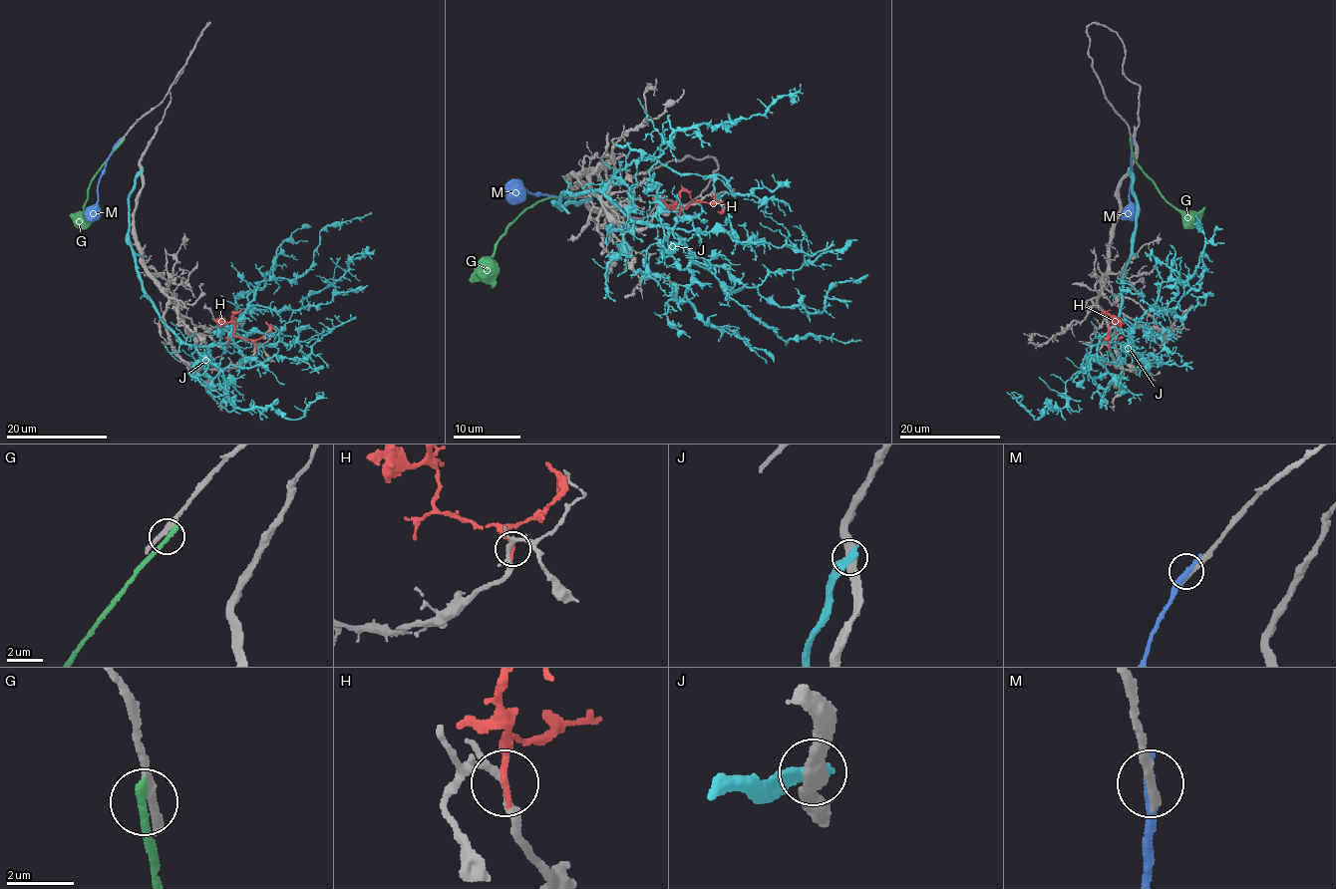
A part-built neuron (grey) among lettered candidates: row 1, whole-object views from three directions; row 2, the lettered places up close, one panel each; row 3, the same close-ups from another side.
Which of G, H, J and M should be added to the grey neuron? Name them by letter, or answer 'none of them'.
none of them

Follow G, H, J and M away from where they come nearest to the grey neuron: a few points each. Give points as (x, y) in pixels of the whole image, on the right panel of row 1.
G: (1130, 141), (1136, 163), (1164, 197), (1173, 206), (1202, 215)
H: (1108, 347), (1111, 340), (1116, 338), (1115, 334), (1121, 324), (1104, 313), (1111, 310)
J: (1129, 170), (1137, 231), (1119, 344), (1131, 345), (1163, 283), (1188, 280), (1196, 269), (1205, 235), (1196, 214)
M: (1132, 143), (1128, 210), (1133, 220)

